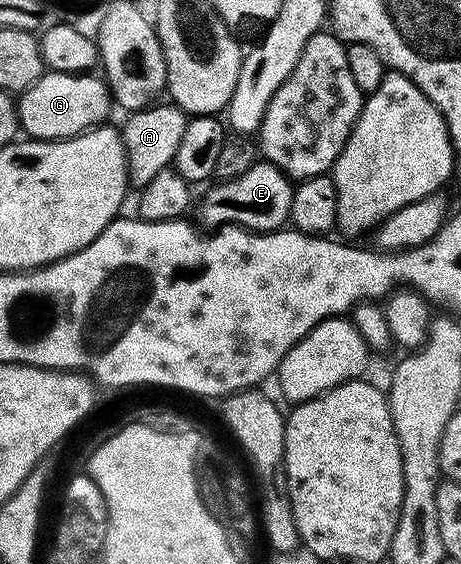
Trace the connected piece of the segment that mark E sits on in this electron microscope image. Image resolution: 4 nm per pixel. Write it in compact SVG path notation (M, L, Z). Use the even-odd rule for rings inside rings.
M257 160L238 177L218 182L219 184L211 187L200 202L198 199L196 203L195 210L198 210L196 221L200 225L223 226L229 223L262 234L278 231L288 223L294 185L283 171L269 161Z

